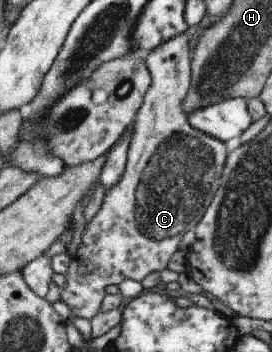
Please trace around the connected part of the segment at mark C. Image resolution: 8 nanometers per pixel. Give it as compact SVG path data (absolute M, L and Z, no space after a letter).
M185 31L172 36L143 56L144 65L150 74L150 84L133 121L124 172L118 184L114 184L110 192L105 192L98 212L85 224L82 240L66 268L65 284L59 288L59 299L68 306L71 316L78 316L89 322L98 313L106 286L120 285L122 280L140 283L148 274L166 269L182 236L189 230L194 230L219 186L222 166L226 161L226 148L220 140L194 130L182 112L182 100L188 92L190 79L190 52Z

